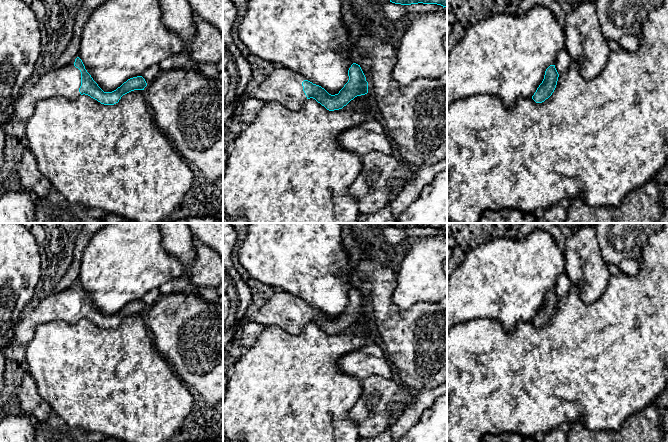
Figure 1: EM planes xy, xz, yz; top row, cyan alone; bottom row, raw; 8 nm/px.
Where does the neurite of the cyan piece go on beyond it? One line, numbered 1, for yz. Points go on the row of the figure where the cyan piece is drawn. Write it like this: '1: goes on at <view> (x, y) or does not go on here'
1: does not go on here

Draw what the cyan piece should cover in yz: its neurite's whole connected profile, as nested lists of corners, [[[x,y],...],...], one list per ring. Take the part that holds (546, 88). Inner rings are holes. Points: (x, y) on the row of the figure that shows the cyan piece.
[[[550,65],[546,69],[544,79],[532,96],[532,99],[536,103],[542,103],[548,99],[556,88],[558,77],[559,74],[555,68],[555,65]]]

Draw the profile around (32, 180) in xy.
[[[29,148],[23,153],[17,172],[24,191],[37,197],[46,196],[51,191],[51,182],[40,172],[37,160]]]

